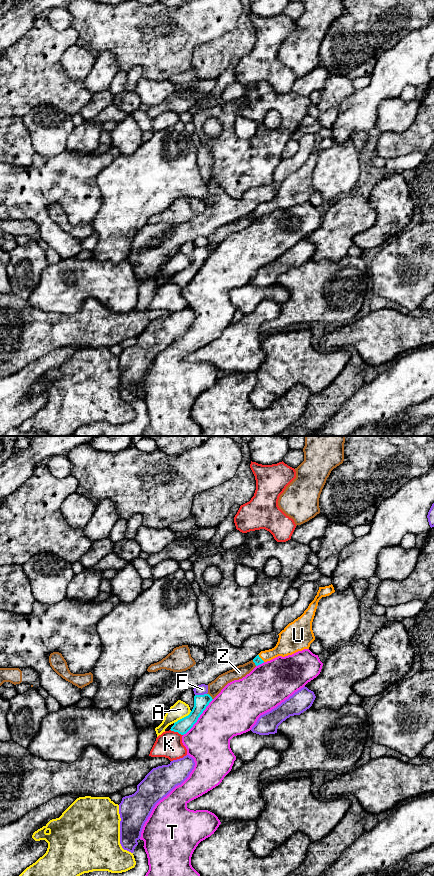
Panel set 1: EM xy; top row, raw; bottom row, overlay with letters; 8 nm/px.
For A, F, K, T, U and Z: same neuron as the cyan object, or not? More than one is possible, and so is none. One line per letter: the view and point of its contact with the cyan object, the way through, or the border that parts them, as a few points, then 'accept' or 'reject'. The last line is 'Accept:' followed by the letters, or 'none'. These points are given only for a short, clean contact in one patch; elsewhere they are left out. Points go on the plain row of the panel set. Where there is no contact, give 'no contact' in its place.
A: contact xy (182, 270); reject
F: contact xy (200, 247); reject
K: contact xy (176, 283); reject
T: contact xy (199, 268); reject
U: contact xy (260, 210); way xy (257, 212), (260, 210), (283, 200), (287, 196); accept
Z: contact xy (210, 248); reject
Accept: U

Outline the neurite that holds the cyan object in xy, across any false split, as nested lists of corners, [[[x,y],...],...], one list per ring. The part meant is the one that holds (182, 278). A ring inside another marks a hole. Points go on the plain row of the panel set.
[[[209,246],[195,247],[194,248],[194,259],[190,266],[177,274],[171,279],[171,283],[178,284],[181,287],[186,286],[193,277],[197,274],[200,267],[212,253],[212,249]]]

